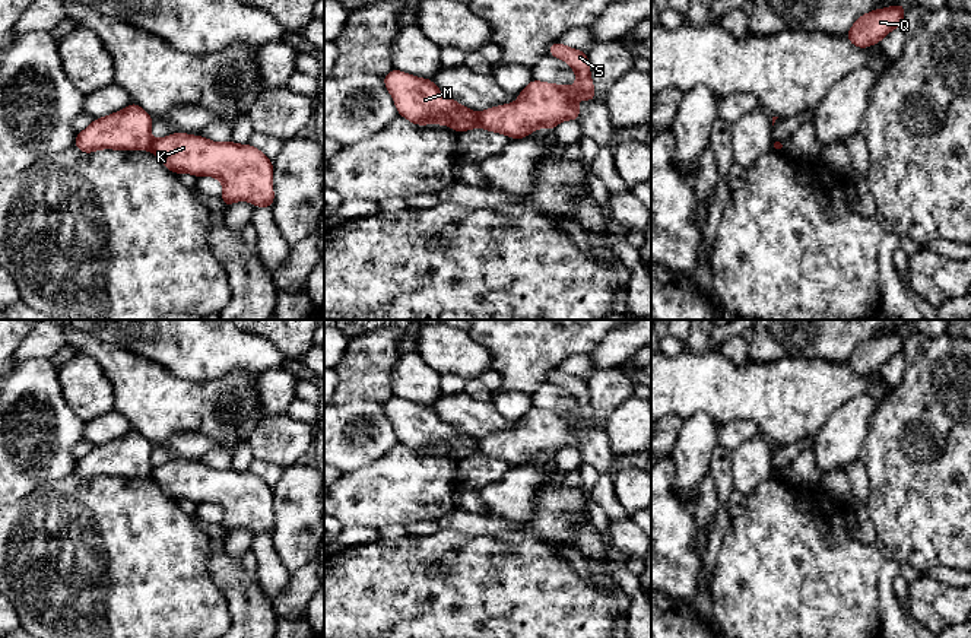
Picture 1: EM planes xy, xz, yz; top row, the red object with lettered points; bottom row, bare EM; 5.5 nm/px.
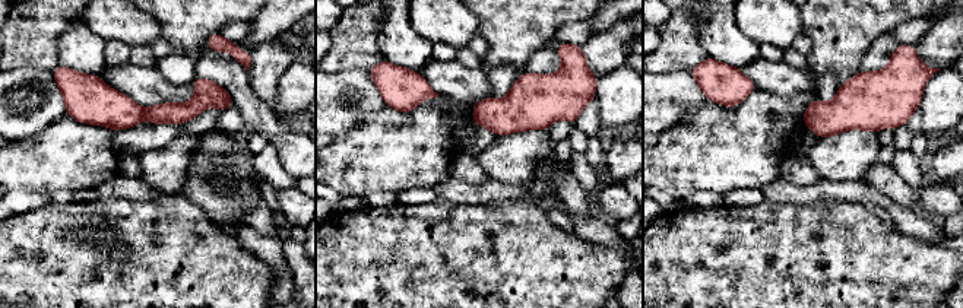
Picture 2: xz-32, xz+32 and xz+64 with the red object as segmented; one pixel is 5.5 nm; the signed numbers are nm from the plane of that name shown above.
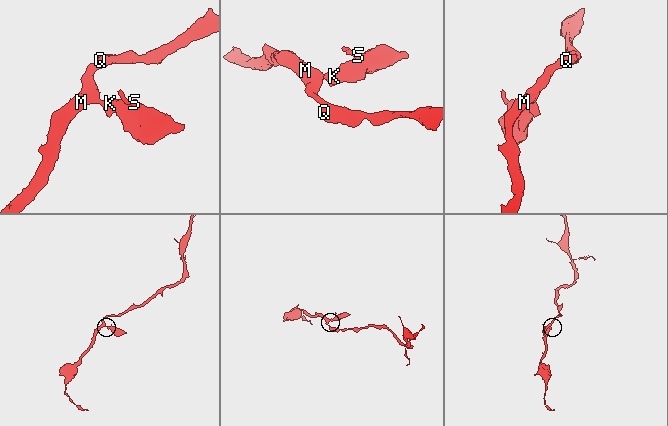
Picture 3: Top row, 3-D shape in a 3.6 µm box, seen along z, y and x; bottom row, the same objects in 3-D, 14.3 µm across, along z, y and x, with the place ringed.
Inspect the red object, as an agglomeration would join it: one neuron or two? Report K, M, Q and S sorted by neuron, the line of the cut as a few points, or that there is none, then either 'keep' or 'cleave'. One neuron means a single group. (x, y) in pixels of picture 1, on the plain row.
groups K S / M Q; cut xz (476, 441), (478, 451); cleave

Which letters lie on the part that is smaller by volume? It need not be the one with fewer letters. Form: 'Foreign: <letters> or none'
Foreign: K, S

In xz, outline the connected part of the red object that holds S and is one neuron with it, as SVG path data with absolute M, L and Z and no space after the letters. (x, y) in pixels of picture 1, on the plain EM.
M561 369L549 372L549 383L567 388L577 401L575 413L562 413L530 407L514 431L498 432L479 439L477 453L511 466L527 464L539 454L550 460L564 447L580 447L580 434L574 428L583 425L596 429L587 380L572 377Z

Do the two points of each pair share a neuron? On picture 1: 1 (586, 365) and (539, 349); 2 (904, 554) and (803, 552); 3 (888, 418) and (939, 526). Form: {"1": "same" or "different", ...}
{"1": "different", "2": "different", "3": "same"}

